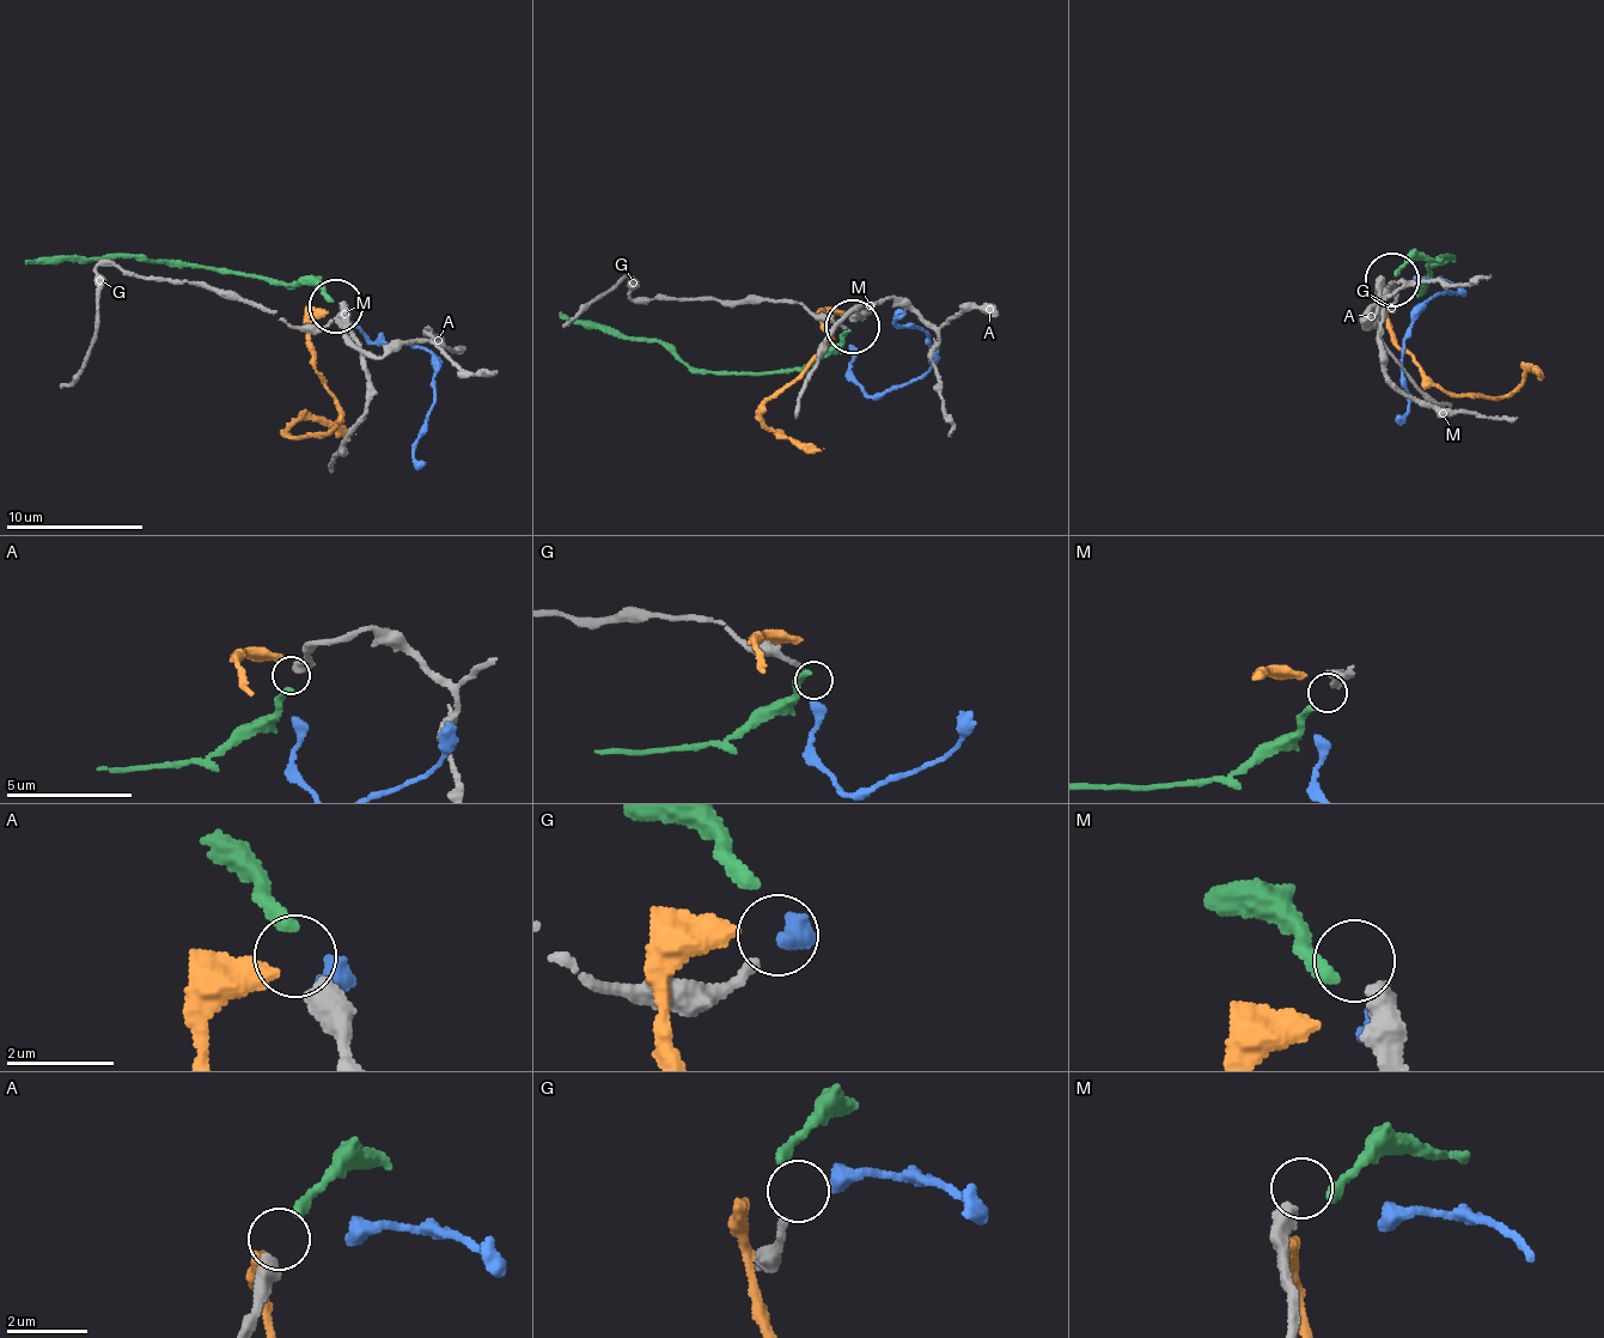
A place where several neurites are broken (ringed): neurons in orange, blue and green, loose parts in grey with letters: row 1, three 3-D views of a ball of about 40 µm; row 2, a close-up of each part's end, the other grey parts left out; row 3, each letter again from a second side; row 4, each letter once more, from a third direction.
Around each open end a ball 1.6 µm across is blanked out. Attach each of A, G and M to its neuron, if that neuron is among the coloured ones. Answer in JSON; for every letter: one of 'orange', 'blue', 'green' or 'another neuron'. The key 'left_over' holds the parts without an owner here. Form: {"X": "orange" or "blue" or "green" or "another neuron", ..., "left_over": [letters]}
{"A": "green", "G": "blue", "M": "another neuron", "left_over": ["M"]}

